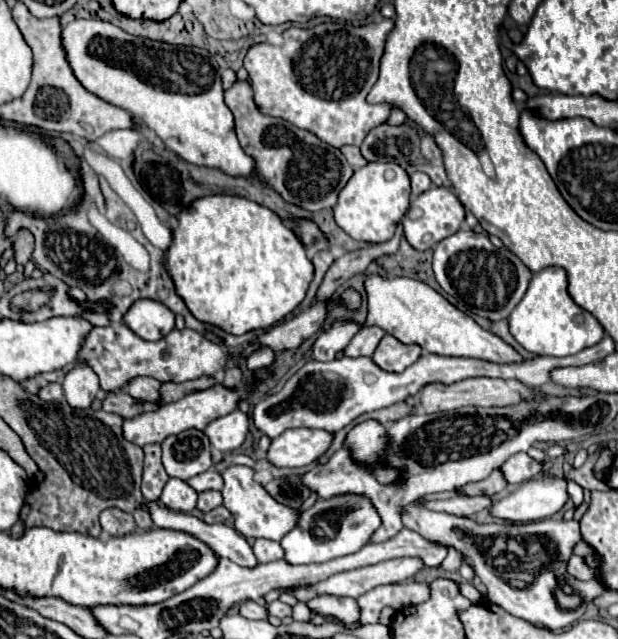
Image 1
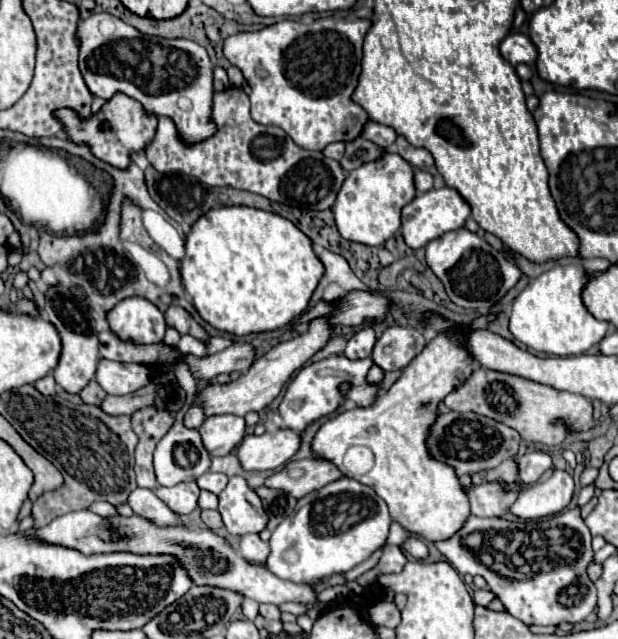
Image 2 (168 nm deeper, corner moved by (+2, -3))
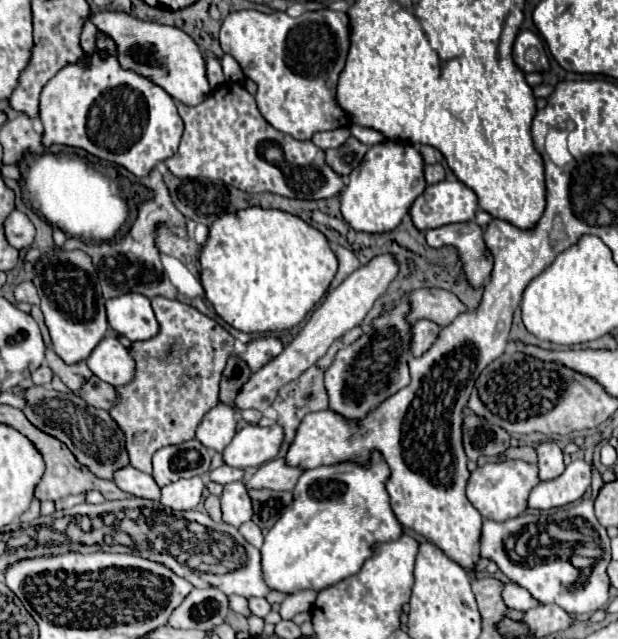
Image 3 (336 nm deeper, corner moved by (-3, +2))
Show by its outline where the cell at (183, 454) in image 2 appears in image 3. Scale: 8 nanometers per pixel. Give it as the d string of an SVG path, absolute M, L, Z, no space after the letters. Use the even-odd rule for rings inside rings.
M188 440L176 446L160 448L154 458L154 480L158 486L166 486L180 478L192 478L202 476L210 468L210 452L204 444L198 444L198 440Z

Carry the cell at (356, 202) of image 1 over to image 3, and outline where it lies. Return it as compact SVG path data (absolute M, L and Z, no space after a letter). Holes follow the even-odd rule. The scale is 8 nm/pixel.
M384 142L374 144L364 162L348 176L346 190L342 192L342 216L360 232L382 234L394 230L408 214L412 202L424 192L424 160L412 144Z

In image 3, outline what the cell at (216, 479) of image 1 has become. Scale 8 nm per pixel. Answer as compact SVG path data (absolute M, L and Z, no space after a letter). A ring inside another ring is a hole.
M220 466L220 468L210 472L210 480L218 482L222 486L228 484L228 482L234 482L234 480L242 480L242 478L244 478L244 470L232 468L232 466Z

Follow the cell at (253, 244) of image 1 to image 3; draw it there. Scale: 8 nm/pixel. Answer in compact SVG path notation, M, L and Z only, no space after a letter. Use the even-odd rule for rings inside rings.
M260 206L216 218L210 226L208 240L200 250L200 282L206 300L224 322L240 332L274 332L296 326L320 302L336 268L338 260L322 232L310 228L310 224L294 214Z

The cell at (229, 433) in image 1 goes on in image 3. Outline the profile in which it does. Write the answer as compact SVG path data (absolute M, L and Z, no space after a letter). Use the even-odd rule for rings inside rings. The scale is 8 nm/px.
M218 404L200 422L196 430L196 438L206 448L222 452L222 448L226 448L226 444L230 444L230 440L234 438L234 432L238 430L236 426L238 426L236 410L226 404Z

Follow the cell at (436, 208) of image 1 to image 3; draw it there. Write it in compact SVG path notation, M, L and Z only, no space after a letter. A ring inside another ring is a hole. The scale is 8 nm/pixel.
M442 180L426 186L426 190L414 200L410 216L420 232L440 228L454 222L474 220L478 206L476 194L458 180Z

